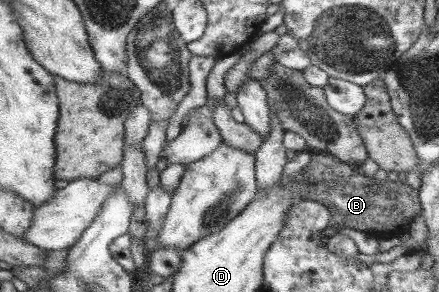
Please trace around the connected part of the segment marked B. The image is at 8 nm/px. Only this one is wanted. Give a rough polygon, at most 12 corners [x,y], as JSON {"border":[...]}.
{"border":[[313,151],[302,198],[333,226],[408,232],[419,189]]}

